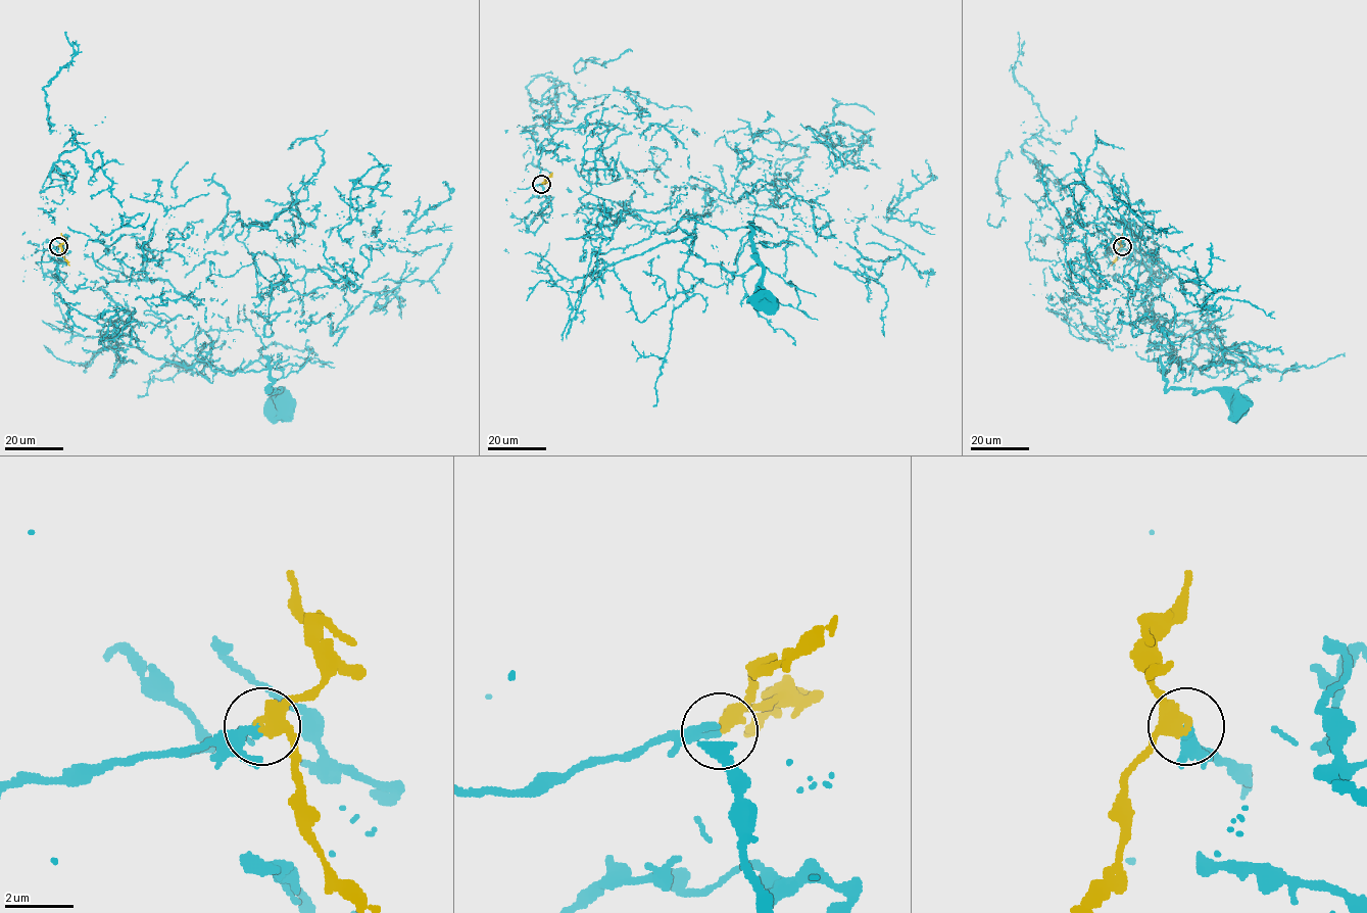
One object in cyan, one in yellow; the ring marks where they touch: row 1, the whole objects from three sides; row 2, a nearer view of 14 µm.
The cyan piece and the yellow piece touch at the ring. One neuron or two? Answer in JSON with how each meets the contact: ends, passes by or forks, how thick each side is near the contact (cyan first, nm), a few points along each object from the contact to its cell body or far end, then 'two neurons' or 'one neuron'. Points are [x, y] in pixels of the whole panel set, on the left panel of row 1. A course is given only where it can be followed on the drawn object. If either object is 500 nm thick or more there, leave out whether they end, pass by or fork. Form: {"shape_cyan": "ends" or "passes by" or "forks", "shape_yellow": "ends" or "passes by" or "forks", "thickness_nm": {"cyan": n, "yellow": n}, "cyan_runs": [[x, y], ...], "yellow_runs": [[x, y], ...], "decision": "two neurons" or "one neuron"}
{"shape_cyan": "passes by", "shape_yellow": "passes by", "thickness_nm": {"cyan": 200, "yellow": 360}, "cyan_runs": [[58, 246], [115, 303], [110, 377], [120, 343], [204, 351], [284, 402]], "yellow_runs": [[58, 246], [69, 266]], "decision": "one neuron"}

